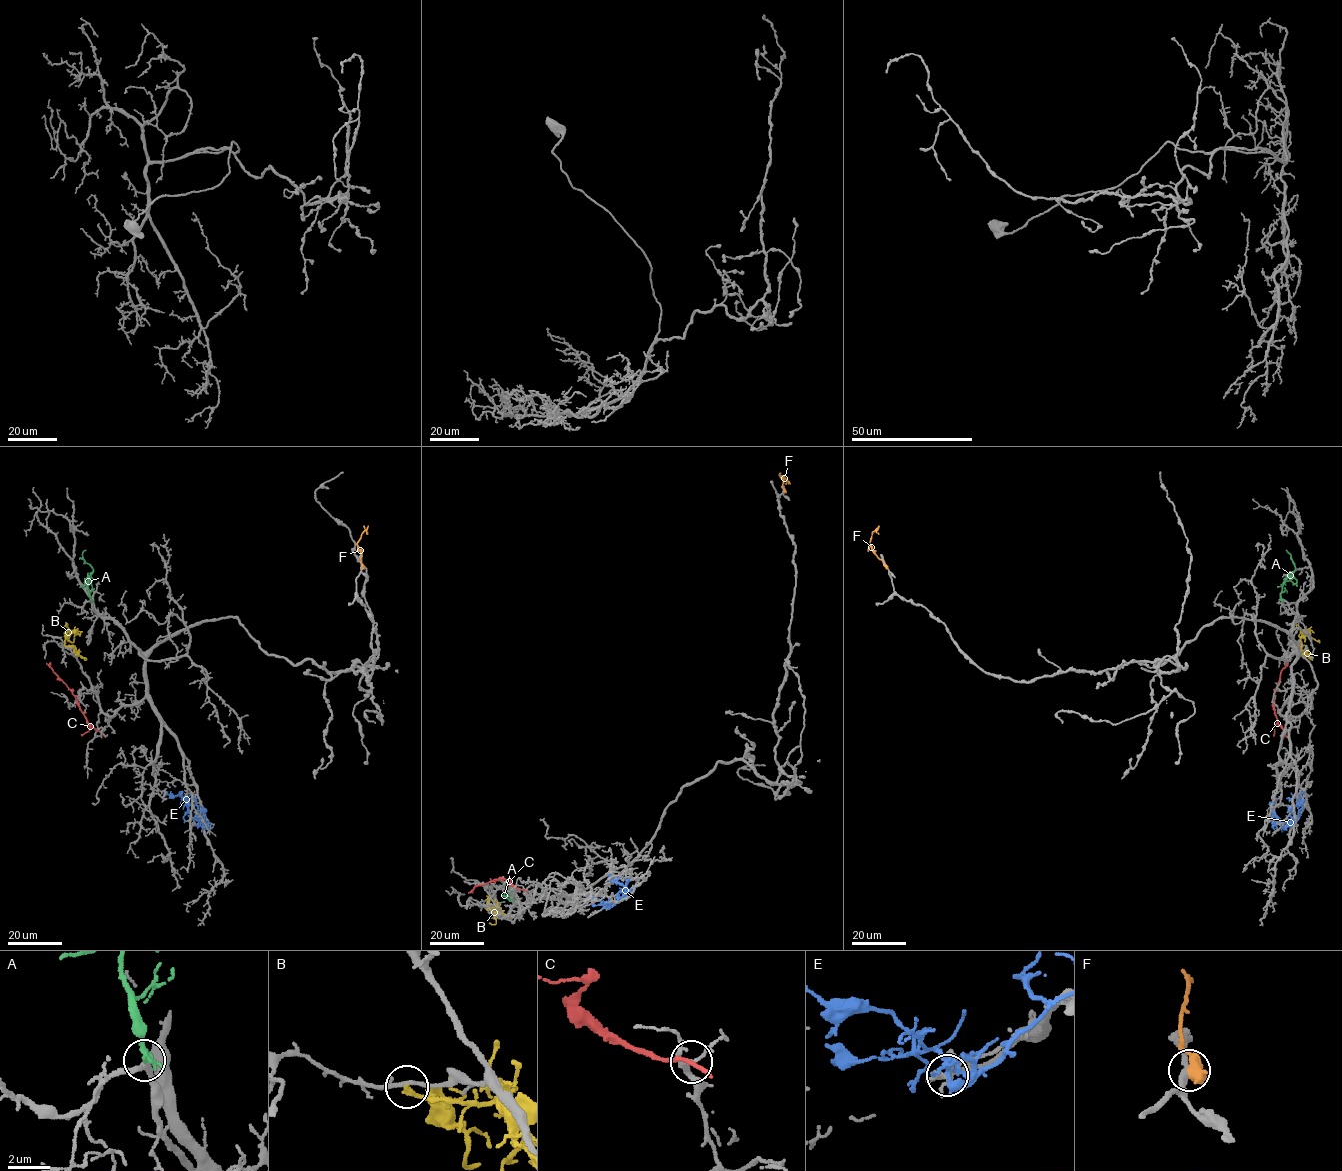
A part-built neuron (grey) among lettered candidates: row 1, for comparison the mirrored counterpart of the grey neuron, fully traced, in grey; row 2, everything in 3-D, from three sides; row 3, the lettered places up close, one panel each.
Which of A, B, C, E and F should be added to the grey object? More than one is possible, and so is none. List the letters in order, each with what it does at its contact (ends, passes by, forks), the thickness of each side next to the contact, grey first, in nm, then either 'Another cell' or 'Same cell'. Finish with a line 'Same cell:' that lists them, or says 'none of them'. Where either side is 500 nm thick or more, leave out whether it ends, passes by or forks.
A: It passes by. Thickness 240 nm (grey) against 190 nm. Same cell
B: It ends there. Thickness 180 nm (grey) against 200 nm. Another cell
C: It passes by. Thickness 110 nm (grey) against 200 nm. Another cell
E: It forks there. Thickness 160 nm (grey) against 280 nm. Another cell
F: Thickness 280 nm (grey) against 550 nm. Another cell
Same cell: A

